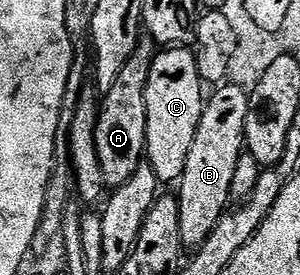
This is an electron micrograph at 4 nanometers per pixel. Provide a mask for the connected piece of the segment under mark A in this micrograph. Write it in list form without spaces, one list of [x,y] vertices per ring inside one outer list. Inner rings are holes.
[[[145,43],[139,44],[131,58],[124,64],[123,70],[116,77],[112,89],[101,98],[96,123],[96,155],[100,155],[102,183],[107,190],[113,191],[128,183],[136,175],[139,165],[143,164],[146,151],[146,84],[150,74],[150,64],[154,62],[155,50],[150,50]]]

